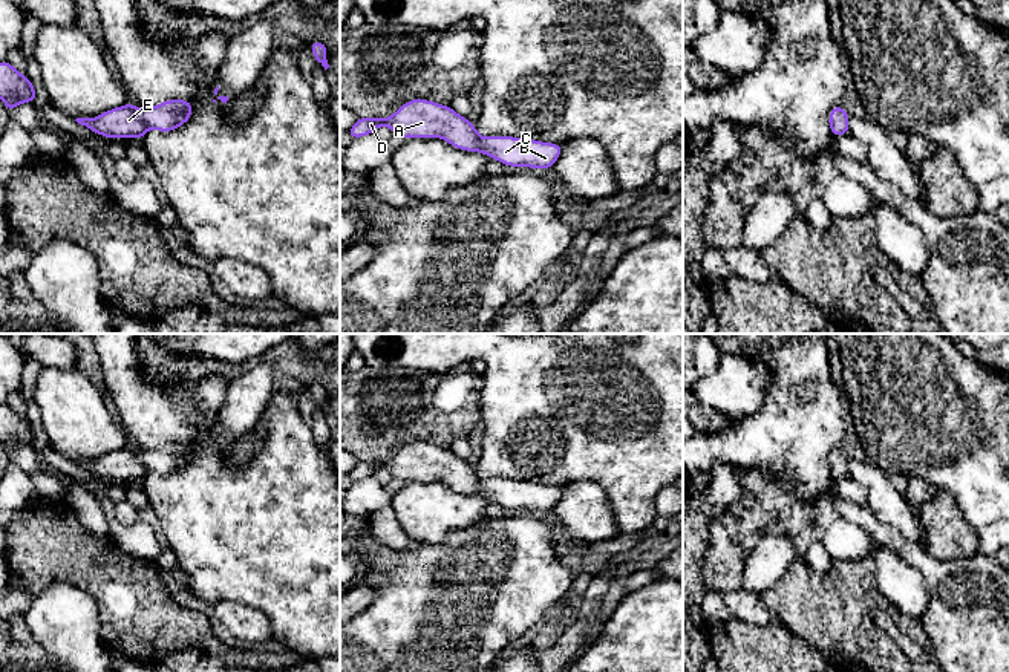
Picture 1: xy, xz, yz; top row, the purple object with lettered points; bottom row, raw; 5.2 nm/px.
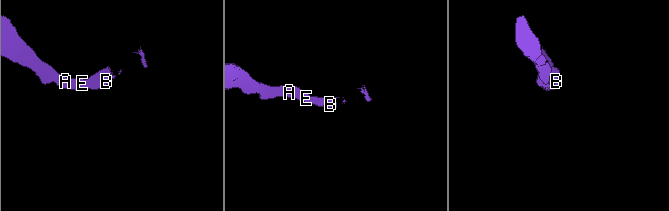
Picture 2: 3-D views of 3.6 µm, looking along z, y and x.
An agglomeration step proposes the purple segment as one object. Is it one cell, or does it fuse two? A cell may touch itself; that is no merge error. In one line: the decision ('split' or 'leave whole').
leave whole

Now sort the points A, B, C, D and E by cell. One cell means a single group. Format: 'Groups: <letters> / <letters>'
Groups: A B C D E

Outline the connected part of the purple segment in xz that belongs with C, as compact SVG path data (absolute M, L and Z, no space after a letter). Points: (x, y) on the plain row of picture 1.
M413 441L404 445L395 456L387 461L357 461L355 467L348 473L348 476L351 482L357 482L375 476L380 468L387 468L392 473L393 479L401 479L406 482L441 481L458 493L479 494L510 510L550 513L562 496L562 487L542 485L531 481L514 481L501 478L484 481L478 476L475 467L472 467L467 461L458 458L450 449L442 449L424 441Z

